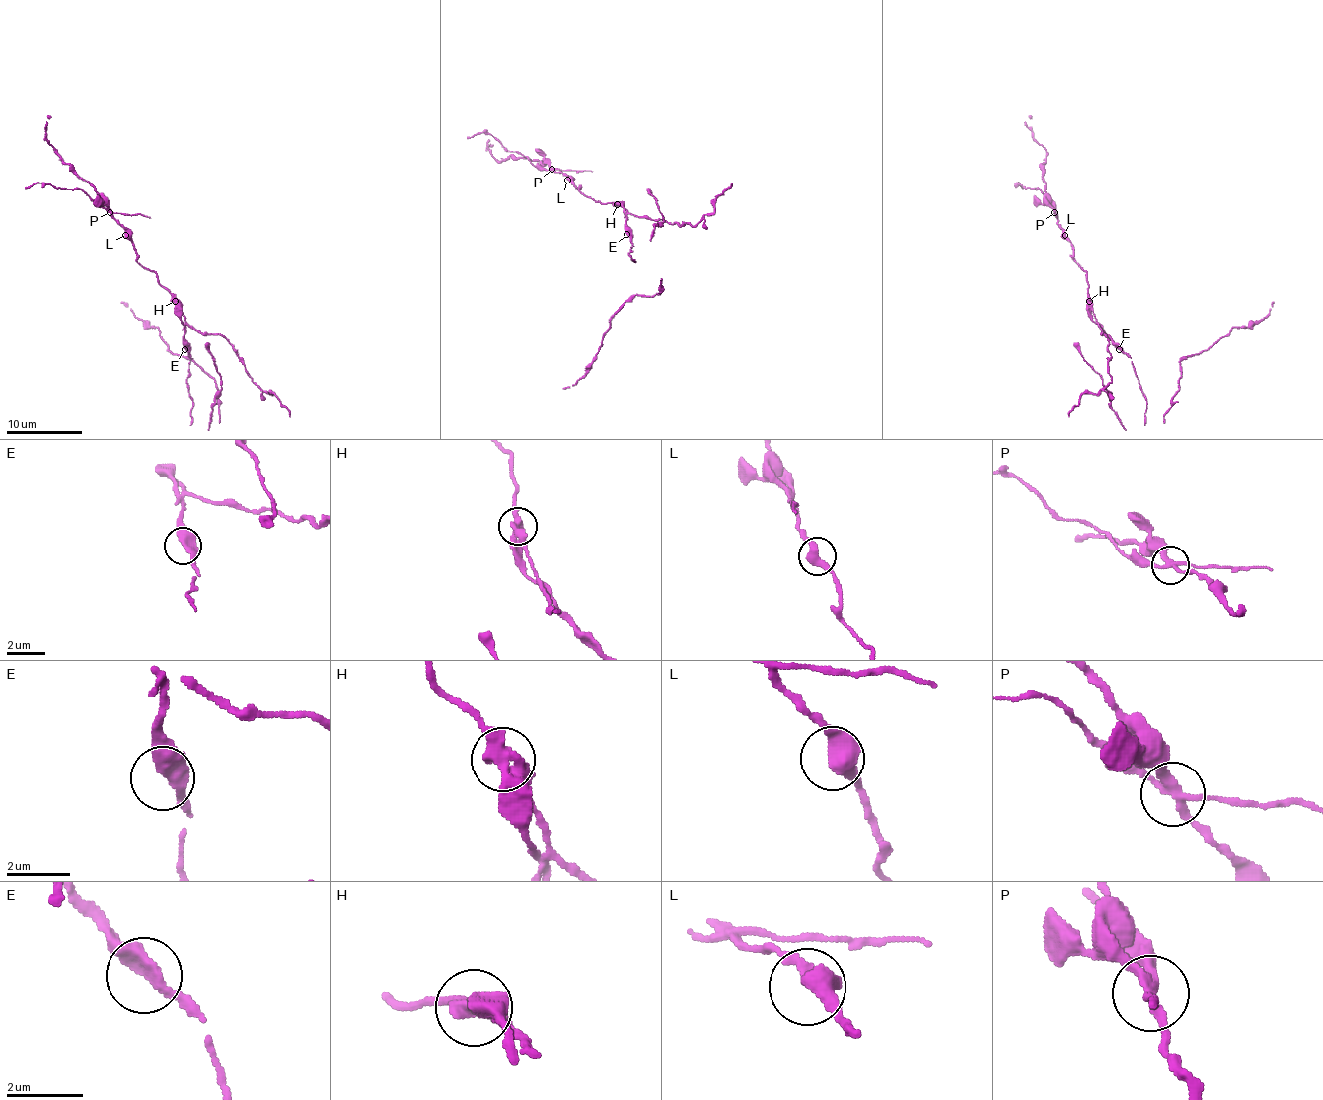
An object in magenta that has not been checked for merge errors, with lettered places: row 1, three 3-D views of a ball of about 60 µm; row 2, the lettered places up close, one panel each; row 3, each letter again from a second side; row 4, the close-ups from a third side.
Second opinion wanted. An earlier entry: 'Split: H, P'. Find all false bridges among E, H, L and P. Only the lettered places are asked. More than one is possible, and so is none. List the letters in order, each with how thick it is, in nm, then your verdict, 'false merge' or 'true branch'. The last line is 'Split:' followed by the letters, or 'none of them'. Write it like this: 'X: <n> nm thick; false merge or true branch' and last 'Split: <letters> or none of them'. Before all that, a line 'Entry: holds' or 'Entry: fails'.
Entry: holds
E: 440 nm thick; true branch
H: 480 nm thick; false merge
L: 500 nm thick; true branch
P: 240 nm thick; false merge
Split: H, P

